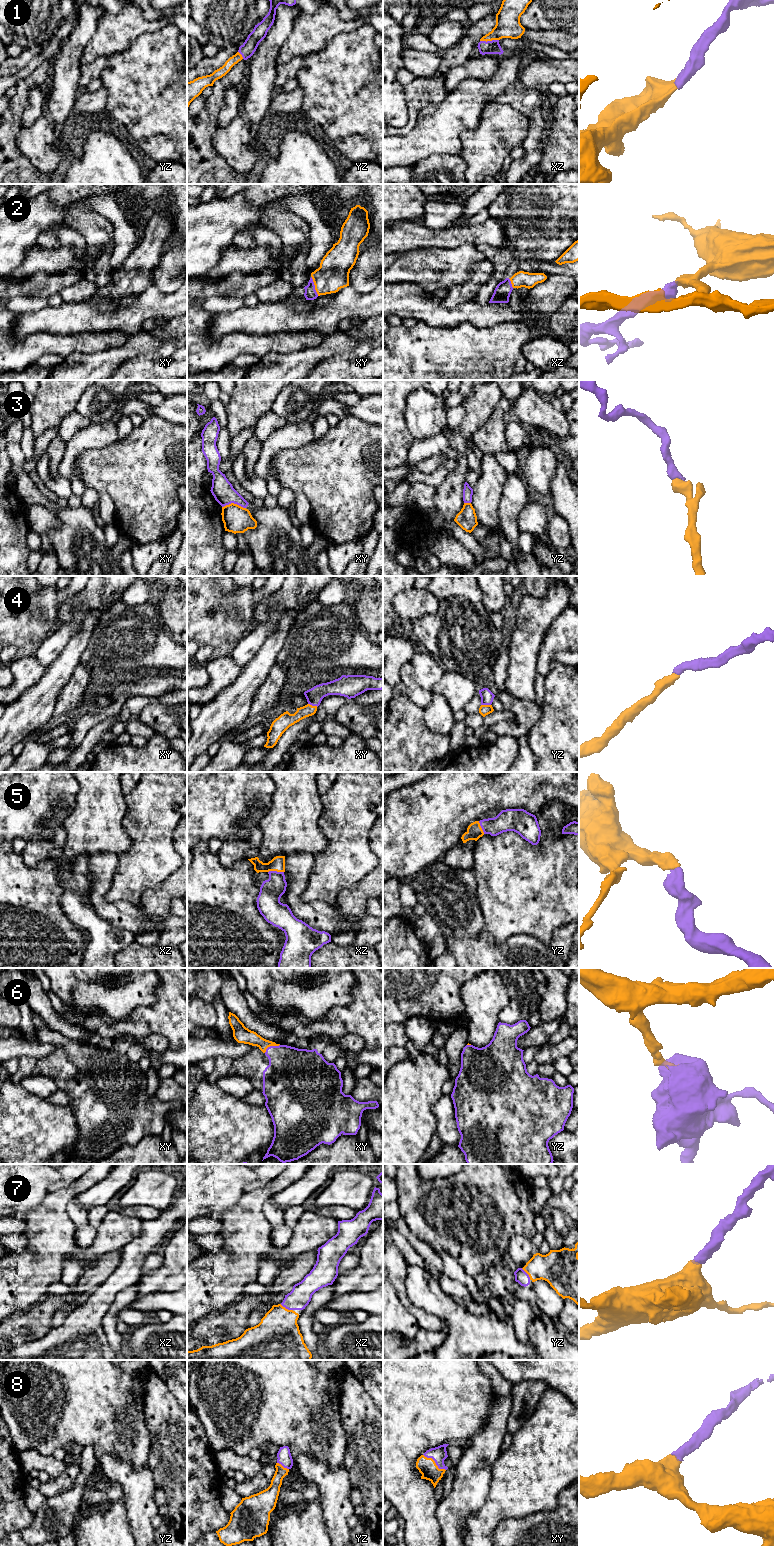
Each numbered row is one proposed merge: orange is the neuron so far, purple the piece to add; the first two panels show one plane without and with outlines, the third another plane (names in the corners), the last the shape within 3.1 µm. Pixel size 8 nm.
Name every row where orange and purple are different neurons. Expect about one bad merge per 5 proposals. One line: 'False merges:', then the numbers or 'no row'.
False merges: 3

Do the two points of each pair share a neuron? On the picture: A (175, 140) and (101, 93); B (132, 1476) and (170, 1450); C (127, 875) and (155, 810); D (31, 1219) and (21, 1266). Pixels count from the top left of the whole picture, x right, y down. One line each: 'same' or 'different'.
A: different
B: different
C: same
D: same

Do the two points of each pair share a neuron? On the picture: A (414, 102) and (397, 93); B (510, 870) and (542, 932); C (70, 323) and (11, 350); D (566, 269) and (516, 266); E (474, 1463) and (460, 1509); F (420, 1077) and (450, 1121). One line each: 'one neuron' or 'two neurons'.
A: two neurons
B: one neuron
C: two neurons
D: one neuron
E: one neuron
F: two neurons

